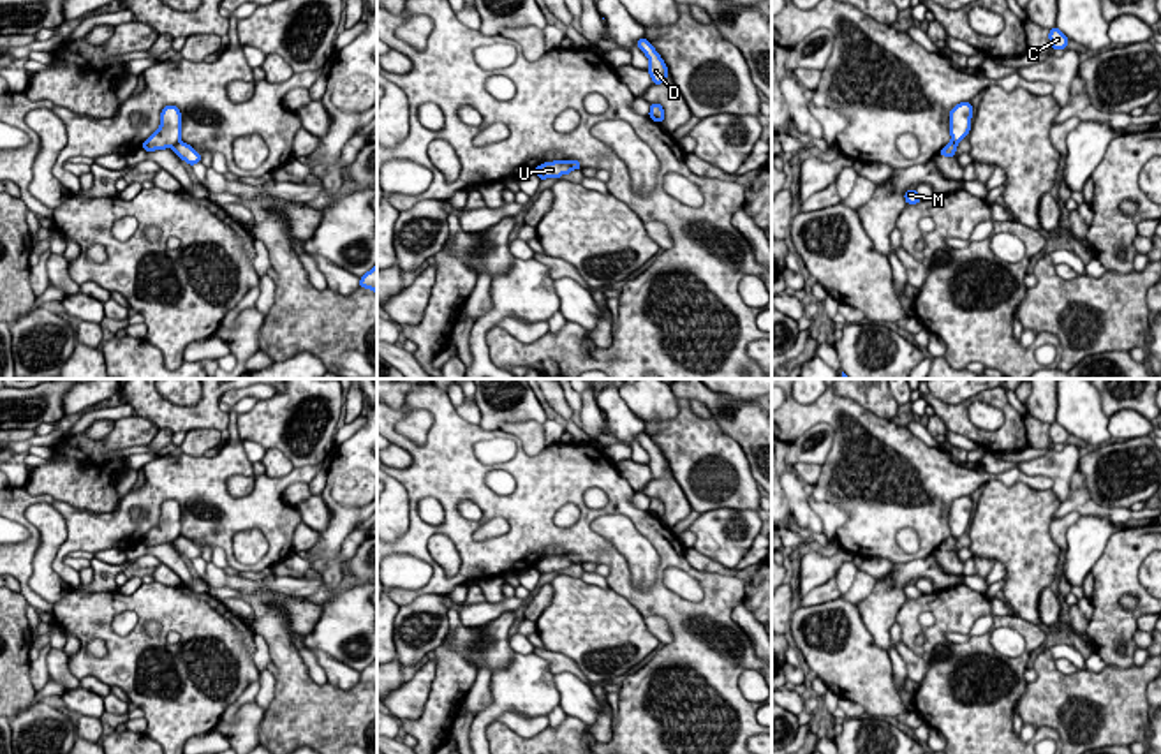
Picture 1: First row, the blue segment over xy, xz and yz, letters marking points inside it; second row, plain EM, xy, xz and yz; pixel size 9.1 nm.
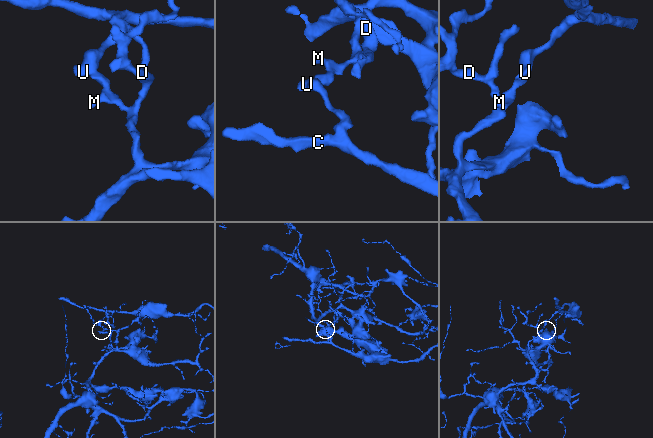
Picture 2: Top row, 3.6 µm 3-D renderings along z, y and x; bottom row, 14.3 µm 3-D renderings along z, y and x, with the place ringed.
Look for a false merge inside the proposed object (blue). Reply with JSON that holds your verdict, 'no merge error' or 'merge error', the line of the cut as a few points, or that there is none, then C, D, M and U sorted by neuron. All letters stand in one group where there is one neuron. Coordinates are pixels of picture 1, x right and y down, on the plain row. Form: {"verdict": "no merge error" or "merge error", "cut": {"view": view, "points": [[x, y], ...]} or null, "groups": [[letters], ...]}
{"verdict": "merge error", "cut": {"view": "xy", "points": [[178, 534], [171, 541]]}, "groups": [["C", "U"], ["D", "M"]]}

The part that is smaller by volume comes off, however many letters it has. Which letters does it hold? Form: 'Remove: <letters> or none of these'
Remove: C, U

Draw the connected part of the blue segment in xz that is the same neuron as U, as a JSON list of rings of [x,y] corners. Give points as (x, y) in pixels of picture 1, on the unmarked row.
[[[553,555],[553,557],[544,557],[544,558],[537,560],[534,567],[541,574],[546,574],[546,573],[558,574],[562,569],[569,569],[571,566],[573,566],[573,562],[569,560],[567,555]]]

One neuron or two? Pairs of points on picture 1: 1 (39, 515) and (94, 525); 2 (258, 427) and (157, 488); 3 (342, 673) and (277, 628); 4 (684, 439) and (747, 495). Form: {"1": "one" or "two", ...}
{"1": "two", "2": "two", "3": "two", "4": "one"}

